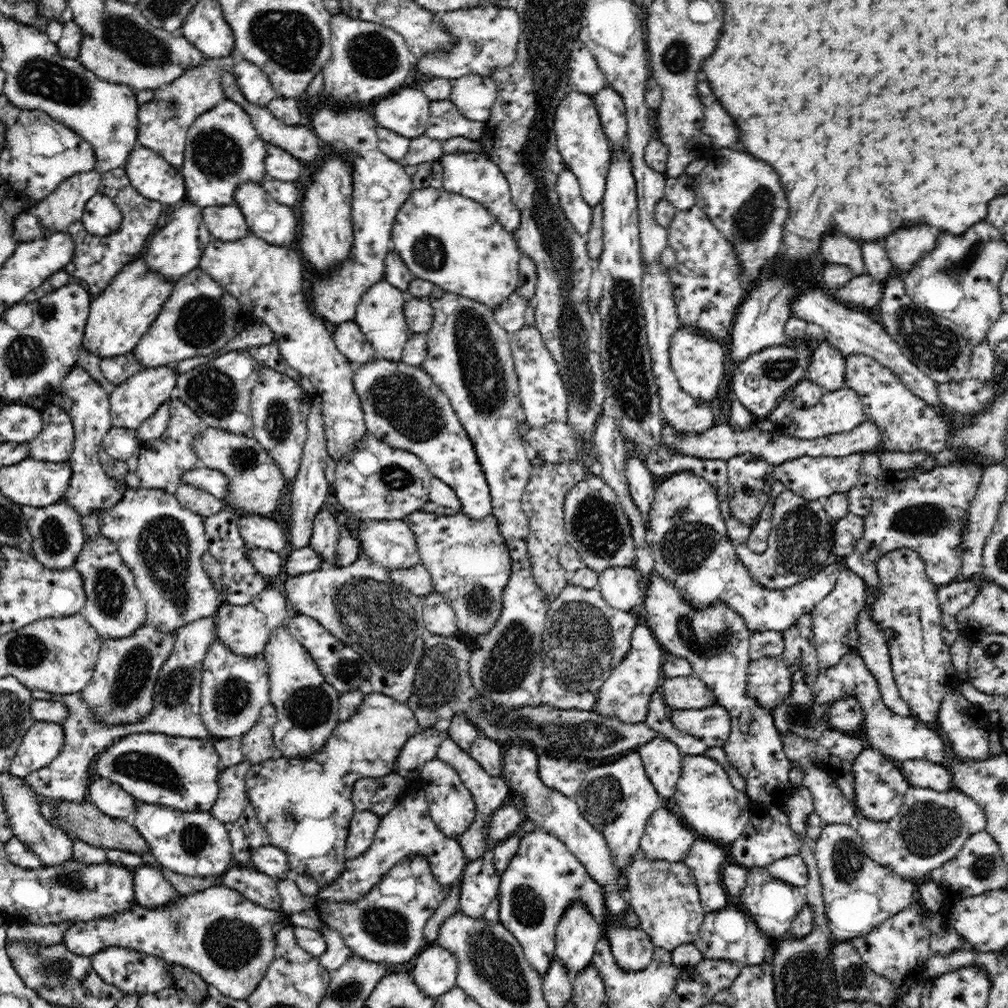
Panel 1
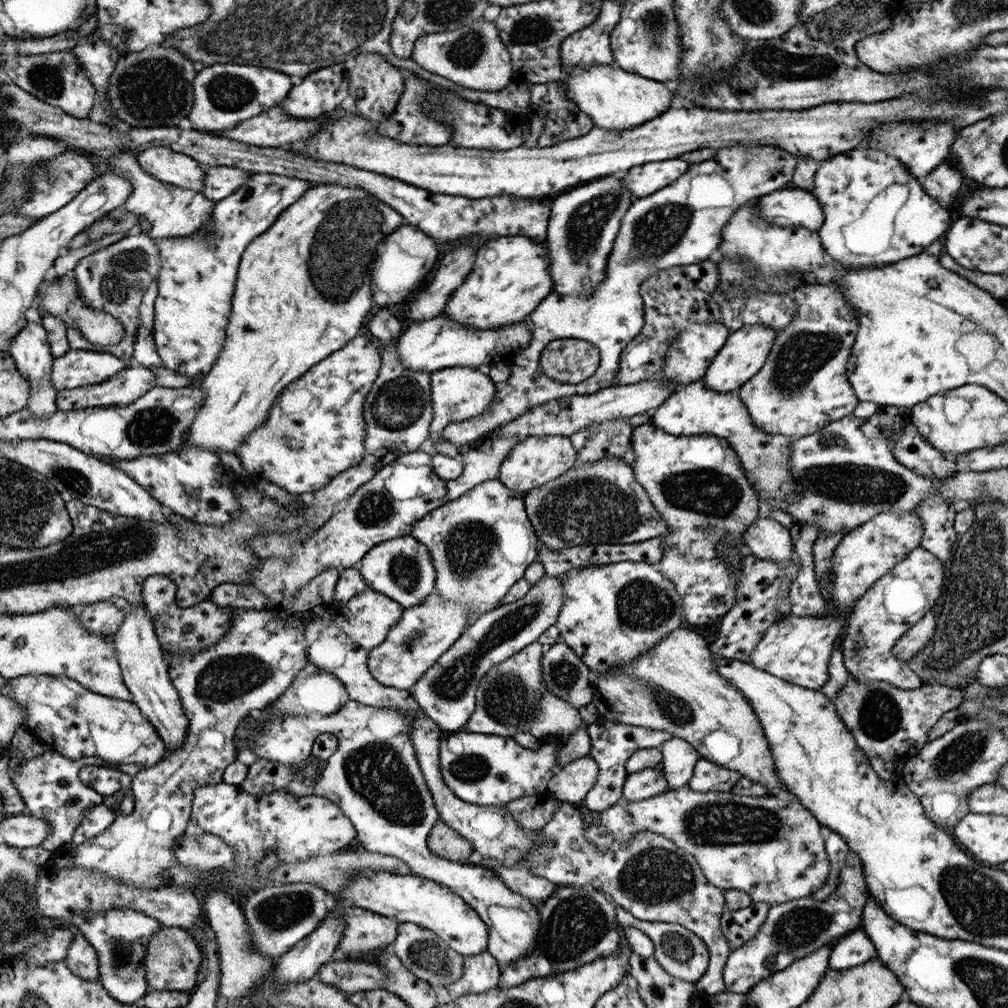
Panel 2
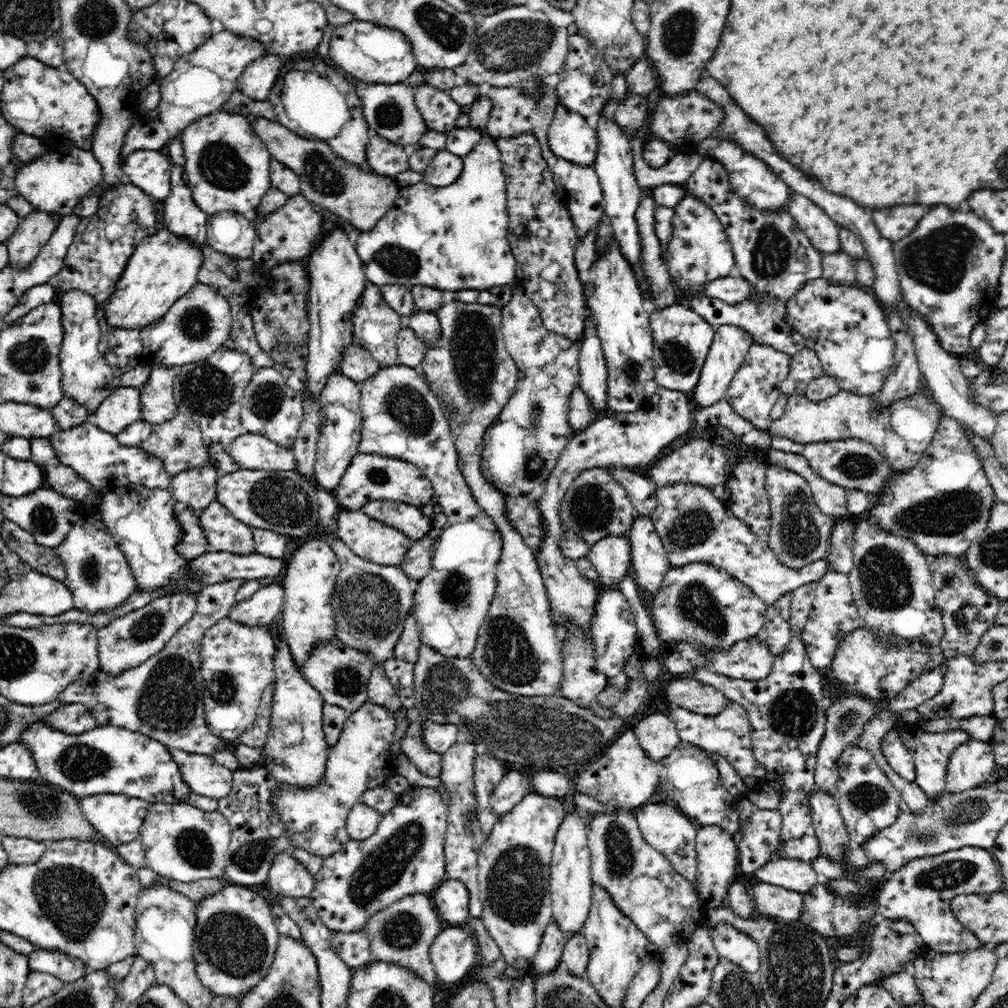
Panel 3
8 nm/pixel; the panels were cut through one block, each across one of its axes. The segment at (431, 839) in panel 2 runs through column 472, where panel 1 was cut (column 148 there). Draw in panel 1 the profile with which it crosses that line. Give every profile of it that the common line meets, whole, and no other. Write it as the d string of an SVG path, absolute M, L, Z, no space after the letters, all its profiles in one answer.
M60 802L58 806L54 806L52 810L52 820L50 825L59 827L71 836L72 840L78 838L82 843L90 844L94 847L102 849L122 850L135 854L152 854L148 849L148 843L144 837L140 835L134 825L130 825L124 819L114 819L98 810L96 806L89 802Z

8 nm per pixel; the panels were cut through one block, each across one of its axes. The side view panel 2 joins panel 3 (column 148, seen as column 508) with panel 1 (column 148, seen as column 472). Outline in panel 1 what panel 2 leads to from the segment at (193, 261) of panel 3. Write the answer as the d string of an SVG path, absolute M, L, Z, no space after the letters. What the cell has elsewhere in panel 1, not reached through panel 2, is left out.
M143 255L137 256L124 265L101 295L92 298L82 345L101 358L116 358L133 352L160 315L174 285L152 271Z

